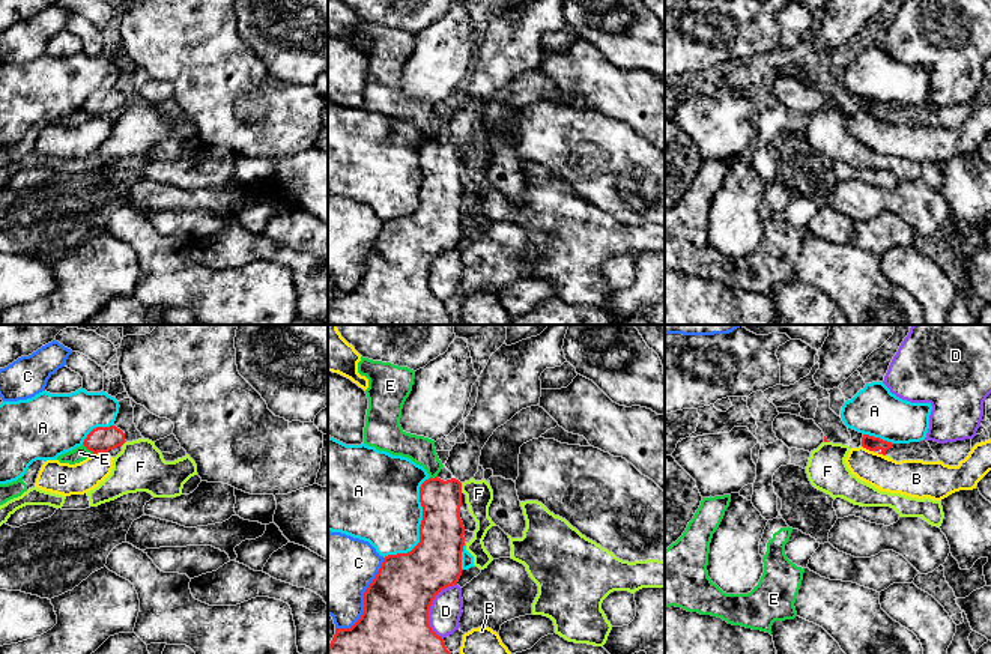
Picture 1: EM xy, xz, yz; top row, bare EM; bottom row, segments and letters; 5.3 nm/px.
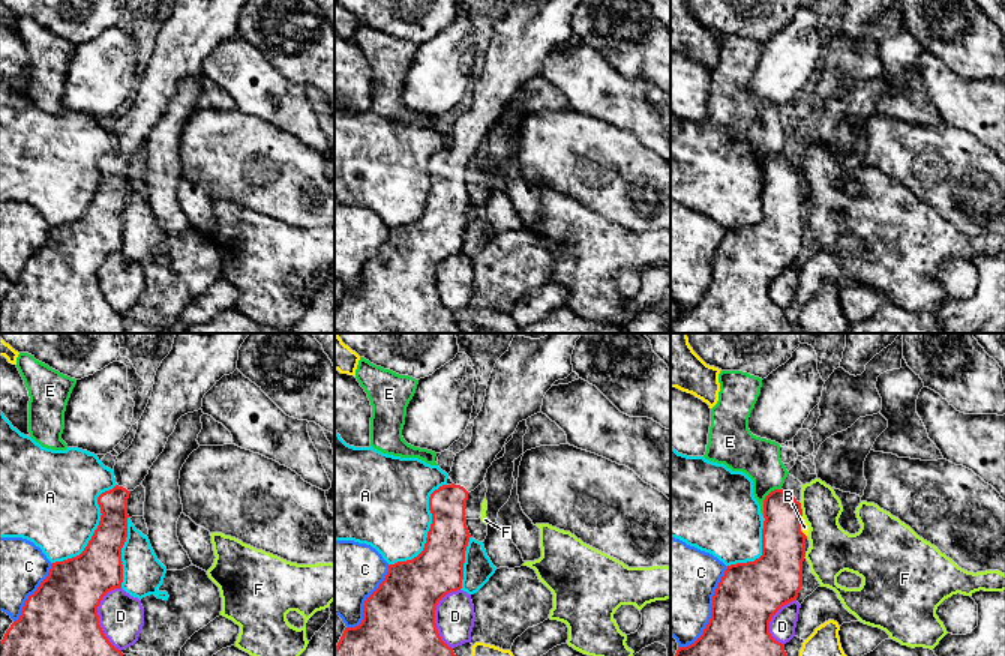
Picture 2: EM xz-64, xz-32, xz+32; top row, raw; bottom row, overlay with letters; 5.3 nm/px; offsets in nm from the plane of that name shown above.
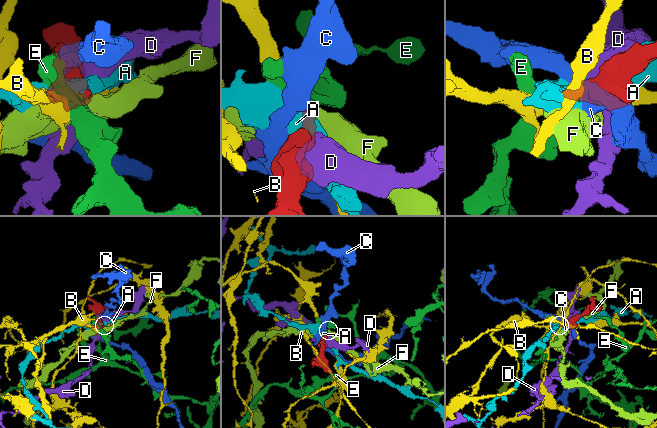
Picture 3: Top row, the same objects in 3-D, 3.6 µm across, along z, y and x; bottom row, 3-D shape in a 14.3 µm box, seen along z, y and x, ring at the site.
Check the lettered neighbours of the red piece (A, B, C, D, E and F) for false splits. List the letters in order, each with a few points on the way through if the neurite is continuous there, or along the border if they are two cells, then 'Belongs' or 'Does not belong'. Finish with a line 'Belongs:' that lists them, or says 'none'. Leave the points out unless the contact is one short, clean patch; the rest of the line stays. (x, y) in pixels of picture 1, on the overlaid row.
A: Does not belong
B: Does not belong
C: Does not belong
D: Does not belong
E: Boundary: xy (83, 444), (93, 453). Does not belong
F: Does not belong
Belongs: none

